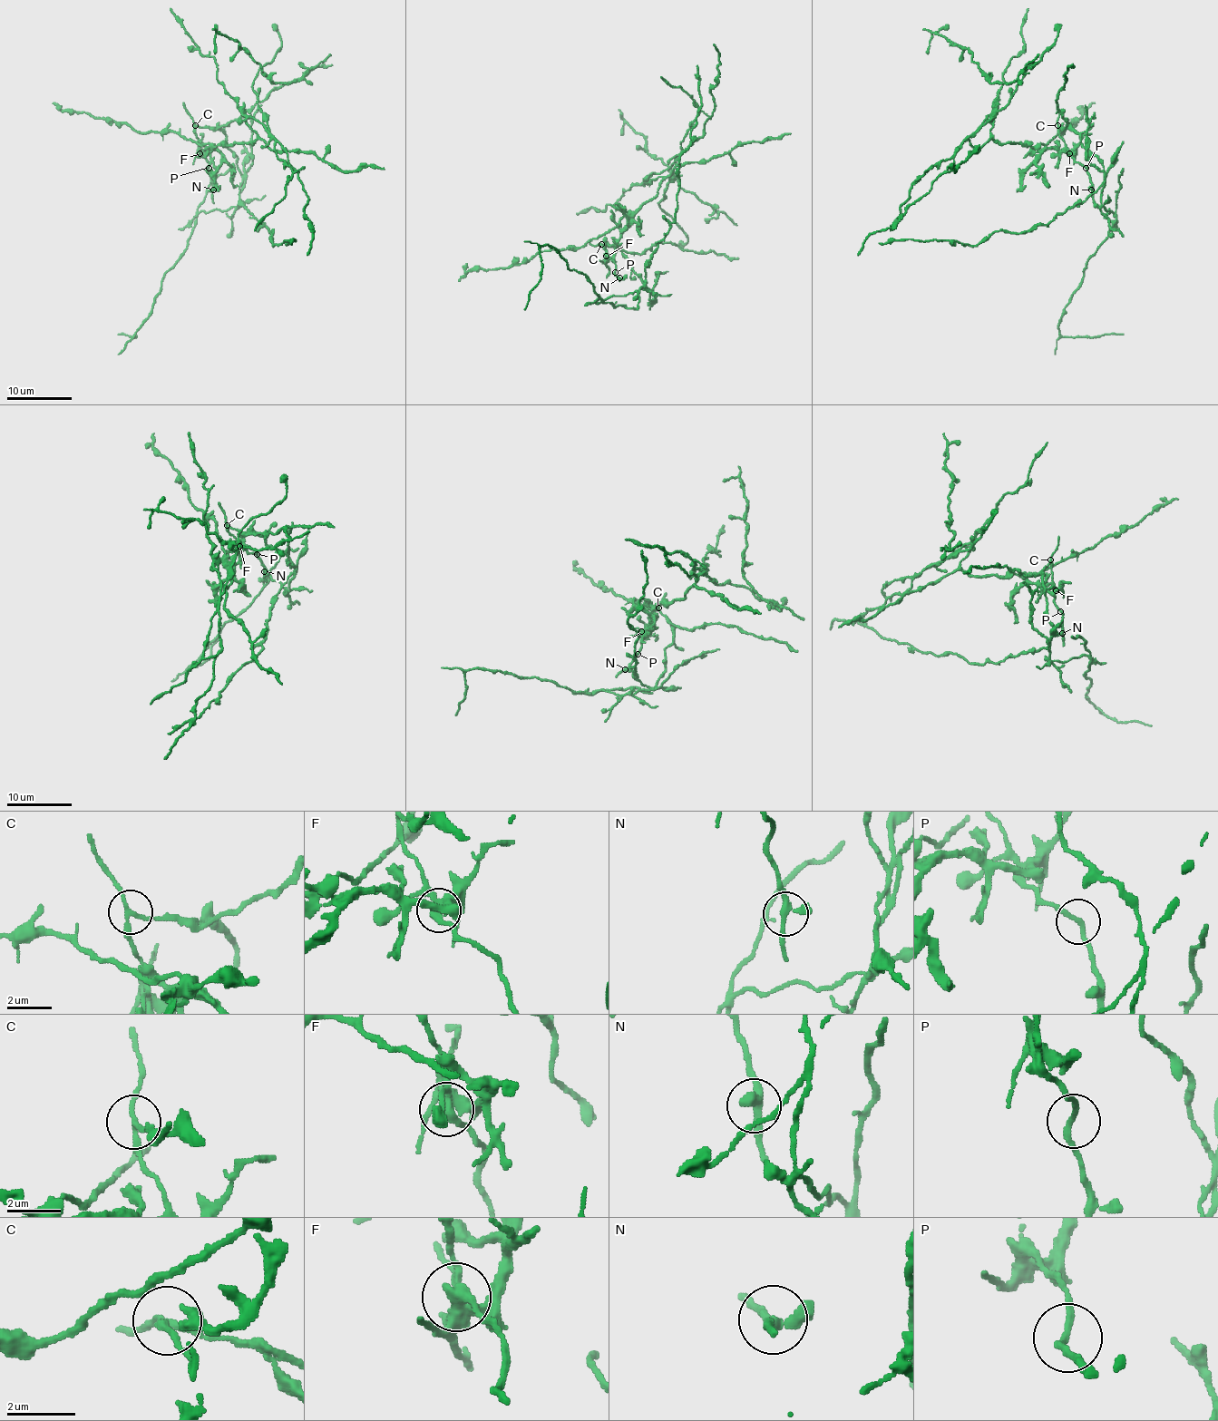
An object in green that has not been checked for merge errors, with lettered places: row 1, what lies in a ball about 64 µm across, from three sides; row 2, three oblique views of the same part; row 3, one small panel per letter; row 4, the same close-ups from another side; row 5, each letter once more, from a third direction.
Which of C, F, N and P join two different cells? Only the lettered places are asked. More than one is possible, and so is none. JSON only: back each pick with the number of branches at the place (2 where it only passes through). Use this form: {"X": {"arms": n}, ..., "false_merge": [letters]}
{"C": {"arms": 3}, "F": {"arms": 3}, "false_merge": ["C", "F"]}

